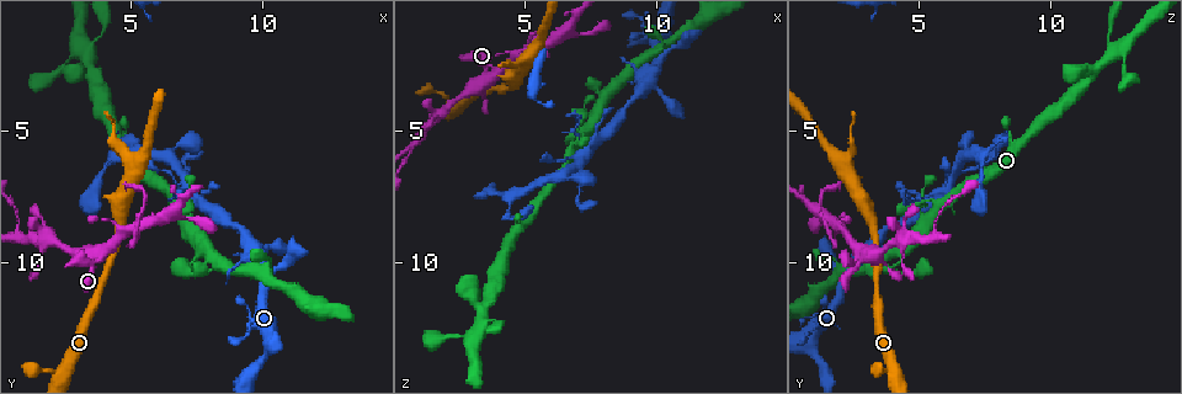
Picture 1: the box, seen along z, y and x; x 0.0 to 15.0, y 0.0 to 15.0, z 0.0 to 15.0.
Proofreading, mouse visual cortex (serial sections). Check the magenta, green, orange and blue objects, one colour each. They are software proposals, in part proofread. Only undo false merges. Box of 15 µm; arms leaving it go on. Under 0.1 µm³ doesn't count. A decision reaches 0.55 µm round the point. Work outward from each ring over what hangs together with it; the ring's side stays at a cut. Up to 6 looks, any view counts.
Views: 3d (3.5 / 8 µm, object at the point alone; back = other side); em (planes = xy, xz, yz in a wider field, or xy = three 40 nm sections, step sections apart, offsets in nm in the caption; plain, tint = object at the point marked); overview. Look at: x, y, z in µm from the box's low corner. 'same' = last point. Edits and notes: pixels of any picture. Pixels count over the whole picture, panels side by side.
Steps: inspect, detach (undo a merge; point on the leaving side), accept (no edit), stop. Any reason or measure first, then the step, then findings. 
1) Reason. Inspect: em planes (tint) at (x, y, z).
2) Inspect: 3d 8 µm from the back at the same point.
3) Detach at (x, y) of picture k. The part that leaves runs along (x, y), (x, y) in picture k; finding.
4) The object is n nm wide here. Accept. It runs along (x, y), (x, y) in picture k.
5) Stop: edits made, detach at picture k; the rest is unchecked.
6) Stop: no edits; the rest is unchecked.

Three-way junction. Inspect: 3d 3.5 µm at (3.4, 9.8, 2.9).

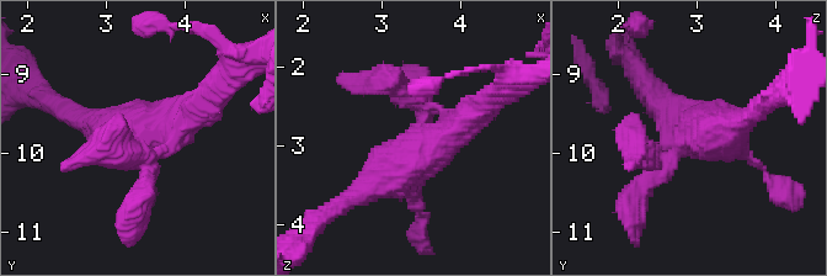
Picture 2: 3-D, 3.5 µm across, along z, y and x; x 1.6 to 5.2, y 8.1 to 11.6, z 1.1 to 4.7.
Inspect: em xy step 1 (plain) at (3.45, 9.75, 3.00).

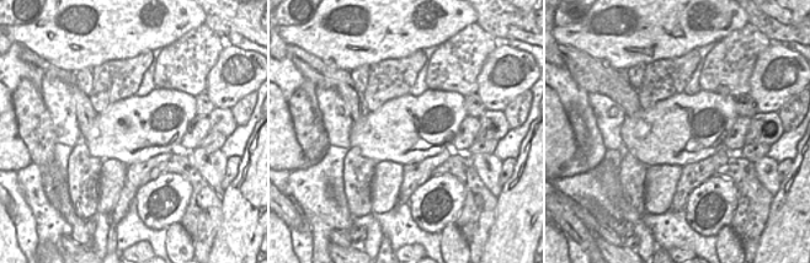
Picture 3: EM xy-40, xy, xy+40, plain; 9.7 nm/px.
Where the object lies. Inspect: em xy step 1 (tint) at the same point.

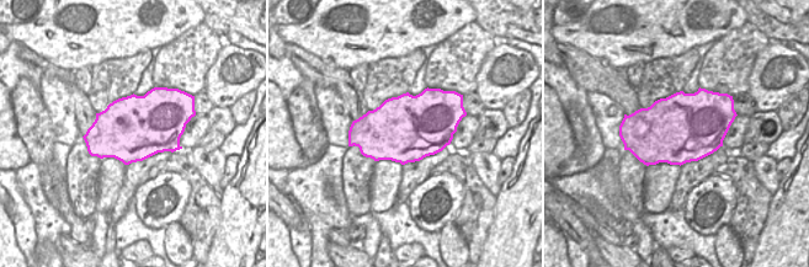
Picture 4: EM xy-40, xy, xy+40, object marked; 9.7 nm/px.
Accept. It runs along (144, 196), (144, 134), (208, 97) in picture 2; continuous, no second cell.

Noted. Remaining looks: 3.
Branch point. Inspect: 3d 3.5 µm at (8.4, 9.9, 3.4).

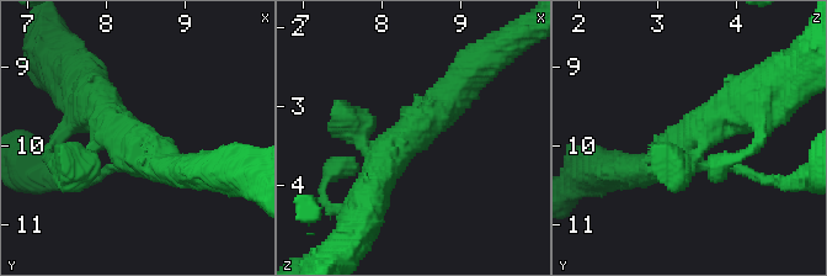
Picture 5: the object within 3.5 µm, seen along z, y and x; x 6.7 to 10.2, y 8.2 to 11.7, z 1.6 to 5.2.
Inspect: em xy step 2 (tint) at (8.30, 9.95, 3.35).

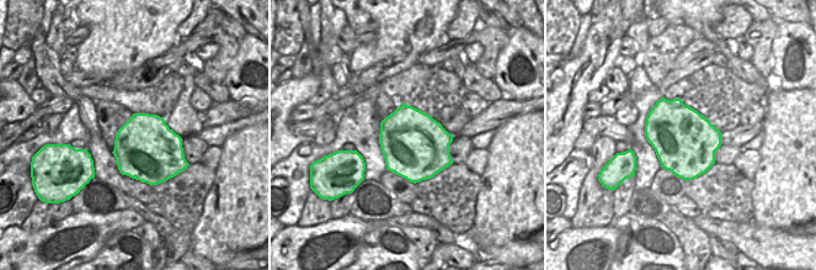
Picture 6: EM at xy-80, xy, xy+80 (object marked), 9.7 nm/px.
Inspect: em planes (tint) at the same point.

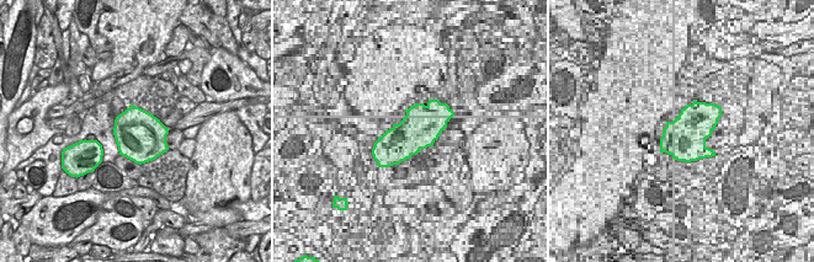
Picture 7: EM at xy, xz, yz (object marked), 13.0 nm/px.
Accept. Continuous, no second cell.

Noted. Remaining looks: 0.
Stop: no edits; the rest is unchecked.

